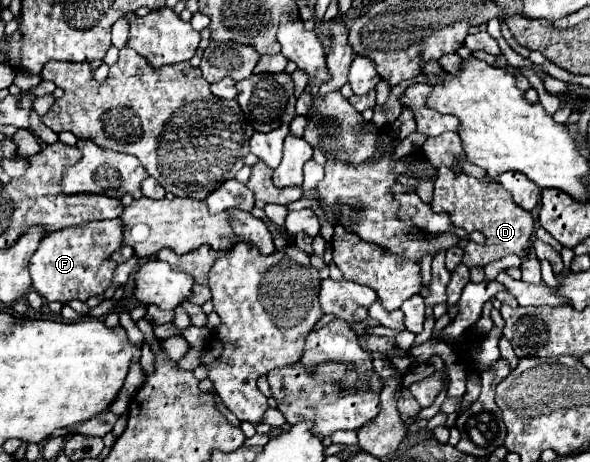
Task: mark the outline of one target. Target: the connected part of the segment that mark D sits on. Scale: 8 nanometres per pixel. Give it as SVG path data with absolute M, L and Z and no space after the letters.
M441 165L435 179L435 193L431 201L431 209L435 213L447 213L453 227L463 229L465 233L479 231L485 237L483 245L467 243L463 263L467 267L481 265L485 267L491 261L503 259L505 255L525 257L531 253L531 235L533 235L533 217L529 211L521 209L509 197L509 191L503 189L501 183L483 183L469 175L455 175L449 167Z

